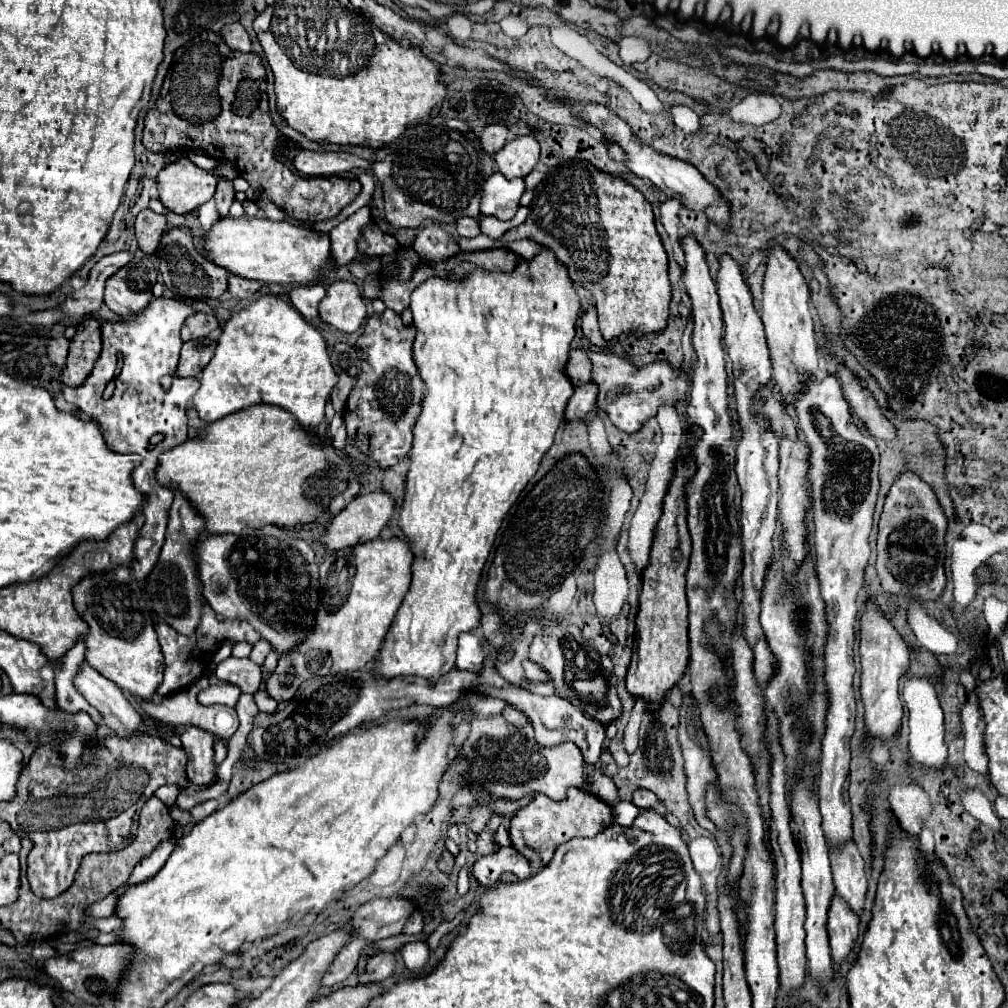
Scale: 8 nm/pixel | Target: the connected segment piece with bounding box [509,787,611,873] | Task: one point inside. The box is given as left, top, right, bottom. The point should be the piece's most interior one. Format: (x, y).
(537, 830)

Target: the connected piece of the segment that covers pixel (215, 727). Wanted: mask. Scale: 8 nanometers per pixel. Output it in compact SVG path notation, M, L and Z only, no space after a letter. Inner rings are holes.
M206 676L201 677L199 681L196 681L183 691L175 693L175 695L167 695L163 699L163 703L155 705L151 701L143 701L141 703L141 709L155 721L163 721L163 723L169 723L169 725L195 725L195 727L201 727L205 731L211 731L213 735L221 737L221 739L229 739L237 727L239 727L239 719L237 719L237 713L233 707L227 707L227 705L211 705L211 707L203 707L199 701L197 701L197 695L201 691L201 686L209 686L209 680Z

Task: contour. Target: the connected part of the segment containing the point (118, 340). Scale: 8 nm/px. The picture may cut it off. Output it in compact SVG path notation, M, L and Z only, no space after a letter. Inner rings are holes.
M157 297L149 307L137 313L129 321L109 321L101 325L105 345L101 357L95 363L95 371L89 375L83 387L63 387L65 399L79 411L97 421L103 431L103 439L109 449L119 453L139 453L143 457L143 469L133 469L131 479L139 493L143 493L145 525L133 547L133 573L139 581L145 581L159 559L163 547L165 529L169 521L169 507L173 503L173 491L155 481L157 457L163 449L171 449L187 439L187 415L185 405L199 389L197 379L177 377L177 359L181 351L181 325L195 311L179 301ZM163 375L173 375L171 391L165 393L159 385Z

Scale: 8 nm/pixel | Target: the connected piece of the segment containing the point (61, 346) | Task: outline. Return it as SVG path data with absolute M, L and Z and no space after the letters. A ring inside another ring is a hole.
M59 335L59 337L53 337L47 345L47 355L49 355L49 361L63 367L65 365L65 359L67 359L67 351L69 351L69 339L65 335Z

